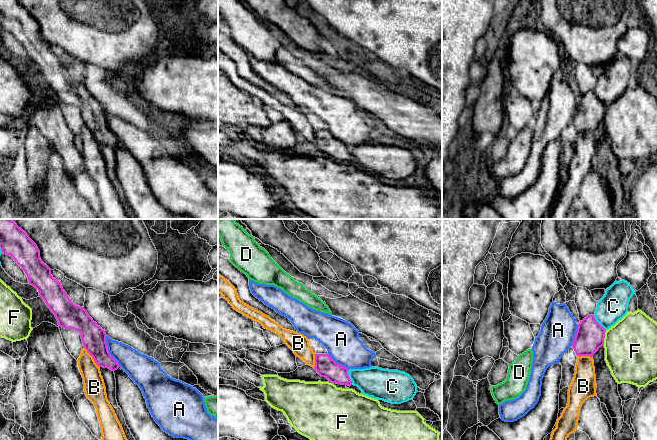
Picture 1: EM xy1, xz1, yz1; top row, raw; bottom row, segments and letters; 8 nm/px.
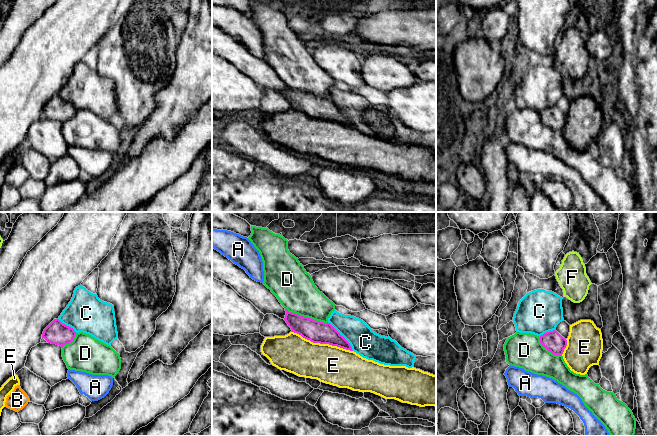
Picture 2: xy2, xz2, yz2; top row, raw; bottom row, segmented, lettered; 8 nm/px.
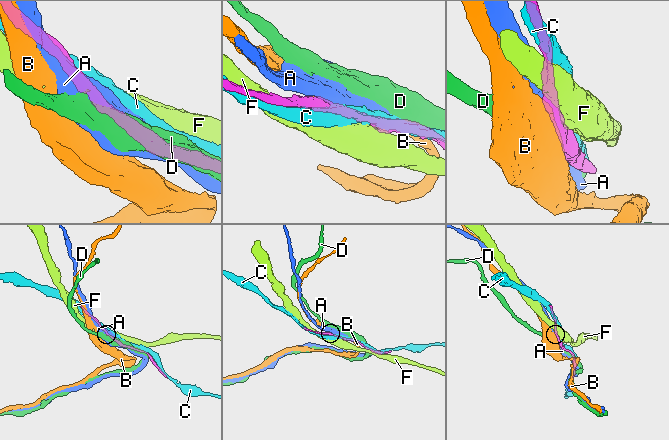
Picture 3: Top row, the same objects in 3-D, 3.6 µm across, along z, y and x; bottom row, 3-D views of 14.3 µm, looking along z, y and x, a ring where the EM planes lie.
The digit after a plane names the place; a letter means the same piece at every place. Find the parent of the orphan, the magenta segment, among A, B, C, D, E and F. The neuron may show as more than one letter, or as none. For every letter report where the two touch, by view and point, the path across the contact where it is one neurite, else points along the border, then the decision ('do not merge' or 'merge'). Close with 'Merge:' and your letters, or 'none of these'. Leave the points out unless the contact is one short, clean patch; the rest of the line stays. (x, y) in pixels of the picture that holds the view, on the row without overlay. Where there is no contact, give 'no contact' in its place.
A: xy1 (108, 127) | do not merge
B: xy1 (92, 132) | along xy1 (84, 123), (99, 142) | do not merge
C: xz2 (342, 112) | merge
D: xz2 (306, 93) | do not merge
E: xz2 (322, 119) | do not merge
F: yz1 (604, 113) | do not merge
Merge: C

